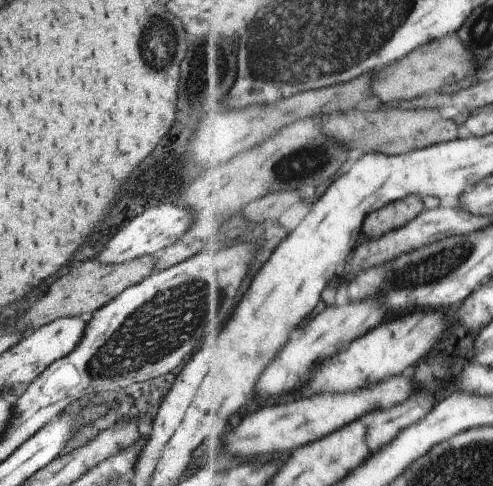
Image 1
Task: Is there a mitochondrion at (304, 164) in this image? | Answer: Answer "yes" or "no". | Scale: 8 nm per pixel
yes

